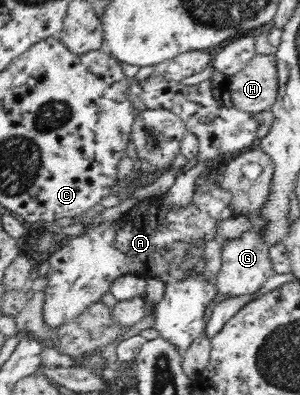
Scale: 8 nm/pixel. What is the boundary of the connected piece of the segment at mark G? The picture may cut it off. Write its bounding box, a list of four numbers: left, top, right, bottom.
[213,227,274,298]

